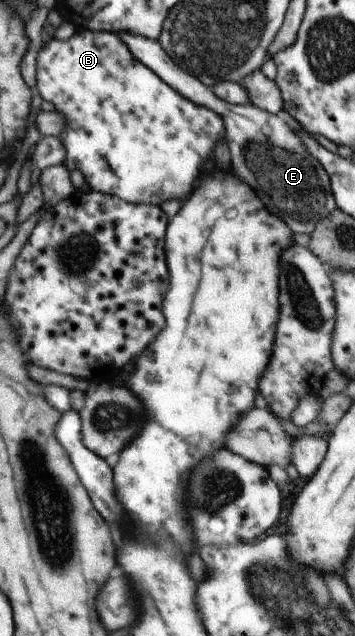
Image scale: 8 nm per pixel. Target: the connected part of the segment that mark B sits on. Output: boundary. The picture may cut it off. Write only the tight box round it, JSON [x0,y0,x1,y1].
[36,30,226,206]

